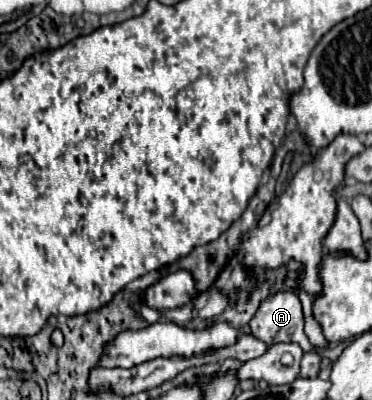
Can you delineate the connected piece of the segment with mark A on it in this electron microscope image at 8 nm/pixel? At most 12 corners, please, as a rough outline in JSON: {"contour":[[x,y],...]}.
{"contour":[[294,292],[266,298],[252,318],[252,336],[268,345],[290,342],[332,362],[344,342],[320,350],[304,334]]}

